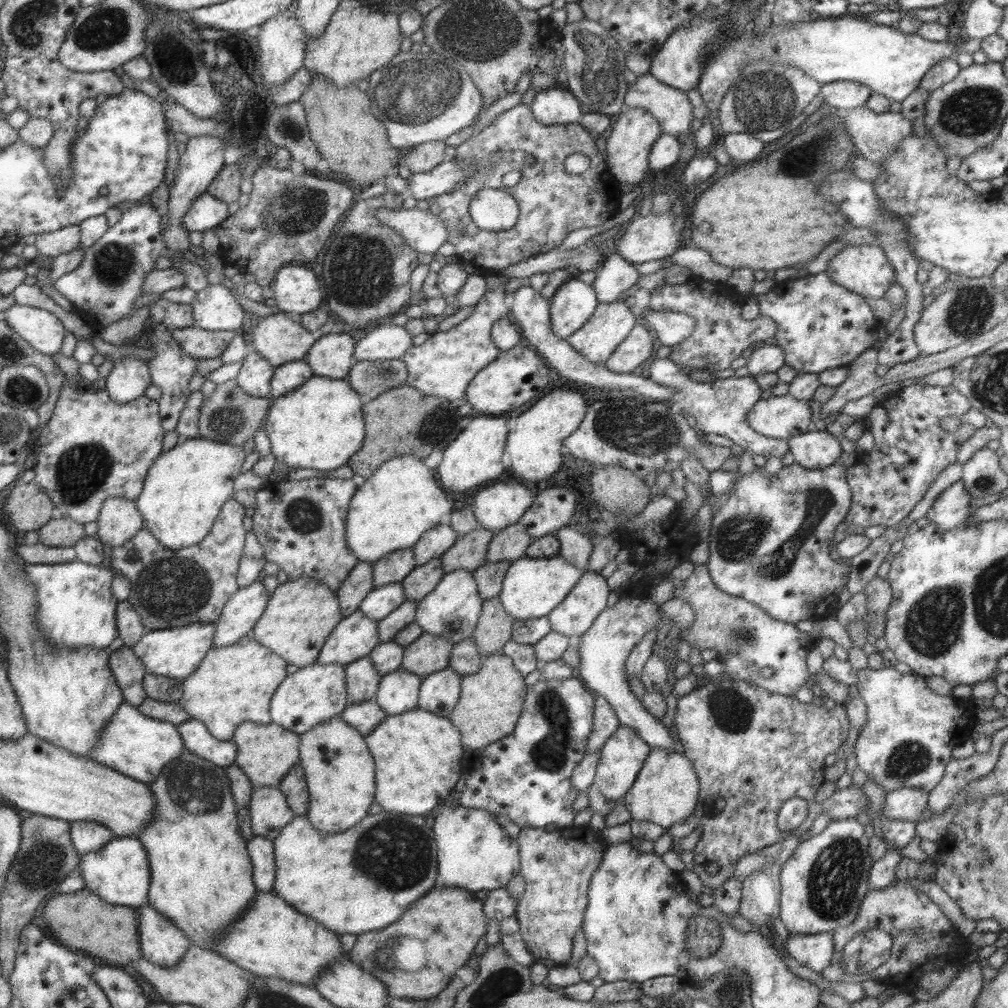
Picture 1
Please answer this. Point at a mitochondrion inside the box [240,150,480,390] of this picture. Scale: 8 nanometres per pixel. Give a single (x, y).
(359, 268)

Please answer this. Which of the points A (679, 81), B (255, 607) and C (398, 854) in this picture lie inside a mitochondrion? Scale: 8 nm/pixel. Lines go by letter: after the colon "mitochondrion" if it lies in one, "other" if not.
A: other
B: other
C: mitochondrion

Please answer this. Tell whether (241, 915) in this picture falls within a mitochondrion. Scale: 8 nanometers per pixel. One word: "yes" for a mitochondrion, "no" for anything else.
no

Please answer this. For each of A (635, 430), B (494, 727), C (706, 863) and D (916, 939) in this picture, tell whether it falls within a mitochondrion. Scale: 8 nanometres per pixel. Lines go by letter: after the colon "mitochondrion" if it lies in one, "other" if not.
A: mitochondrion
B: other
C: other
D: mitochondrion

